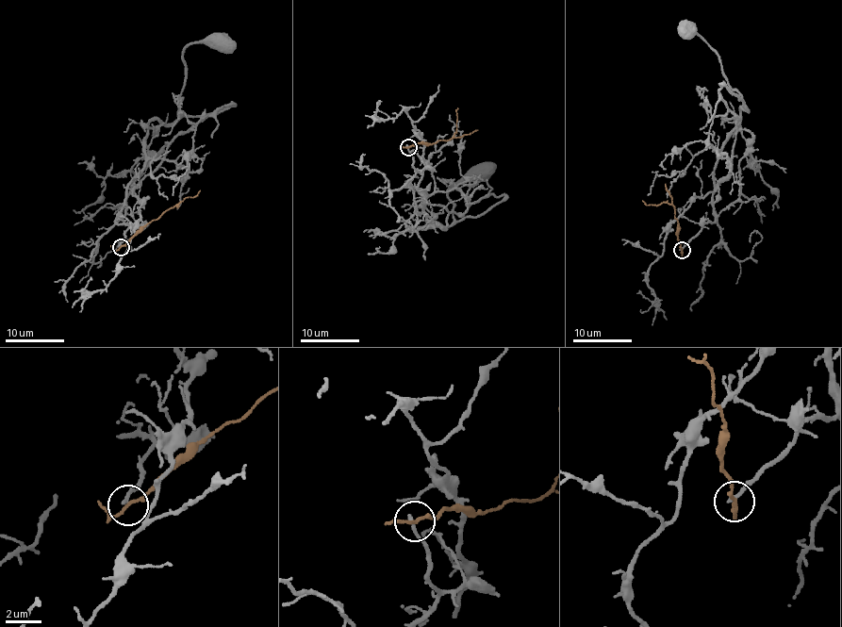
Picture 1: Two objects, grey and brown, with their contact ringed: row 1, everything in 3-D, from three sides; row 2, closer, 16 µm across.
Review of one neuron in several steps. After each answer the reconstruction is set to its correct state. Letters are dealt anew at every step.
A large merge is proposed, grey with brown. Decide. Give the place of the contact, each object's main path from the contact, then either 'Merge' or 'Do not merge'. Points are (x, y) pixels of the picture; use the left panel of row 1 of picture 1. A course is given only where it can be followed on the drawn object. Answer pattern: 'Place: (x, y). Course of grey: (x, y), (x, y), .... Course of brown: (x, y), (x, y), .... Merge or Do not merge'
Place: (121, 247). Course of grey: (121, 246), (128, 226), (118, 212), (145, 162), (149, 123), (178, 117), (183, 50), (222, 41). Course of brown: (121, 246), (163, 212), (189, 196), (194, 198), (200, 189). Do not merge

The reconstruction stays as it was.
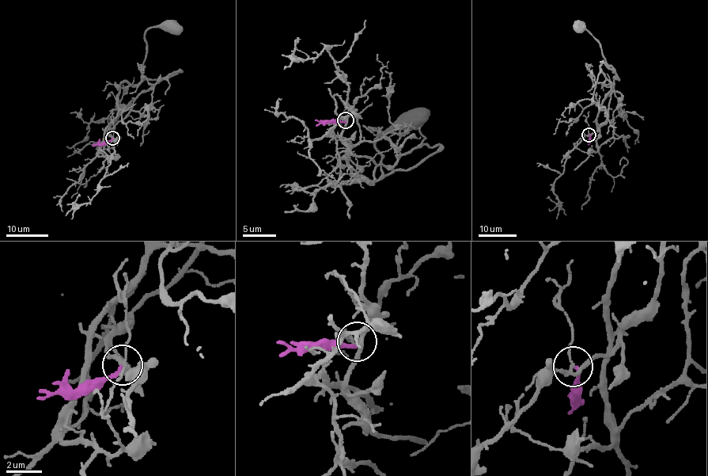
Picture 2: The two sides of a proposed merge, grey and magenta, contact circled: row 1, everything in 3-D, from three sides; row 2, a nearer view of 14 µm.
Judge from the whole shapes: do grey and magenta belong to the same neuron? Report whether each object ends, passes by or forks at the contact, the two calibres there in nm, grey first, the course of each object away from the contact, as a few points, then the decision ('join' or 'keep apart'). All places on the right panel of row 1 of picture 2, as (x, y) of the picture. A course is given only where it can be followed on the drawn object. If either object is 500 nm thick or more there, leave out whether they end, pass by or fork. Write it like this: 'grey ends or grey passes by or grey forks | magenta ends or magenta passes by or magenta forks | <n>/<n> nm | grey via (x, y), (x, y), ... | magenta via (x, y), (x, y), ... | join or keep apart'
grey forks | magenta ends | 180/190 nm | grey via (588, 135), (598, 129), (602, 100), (613, 87), (613, 79), (619, 78), (606, 62), (600, 42), (580, 25) | magenta via (588, 135), (588, 145) | join

